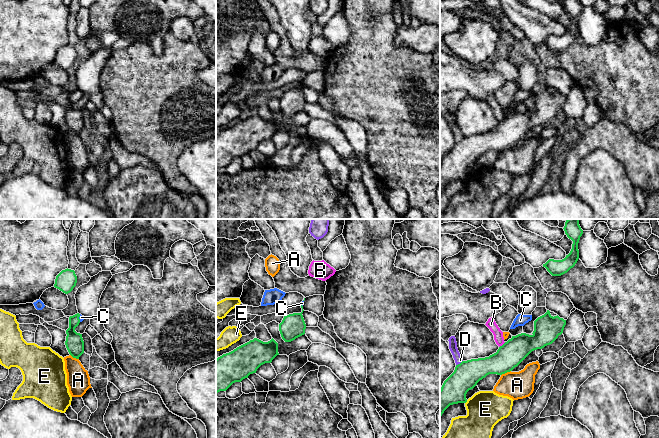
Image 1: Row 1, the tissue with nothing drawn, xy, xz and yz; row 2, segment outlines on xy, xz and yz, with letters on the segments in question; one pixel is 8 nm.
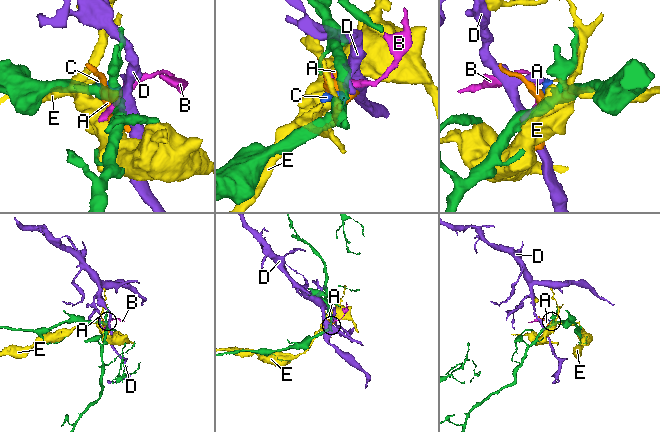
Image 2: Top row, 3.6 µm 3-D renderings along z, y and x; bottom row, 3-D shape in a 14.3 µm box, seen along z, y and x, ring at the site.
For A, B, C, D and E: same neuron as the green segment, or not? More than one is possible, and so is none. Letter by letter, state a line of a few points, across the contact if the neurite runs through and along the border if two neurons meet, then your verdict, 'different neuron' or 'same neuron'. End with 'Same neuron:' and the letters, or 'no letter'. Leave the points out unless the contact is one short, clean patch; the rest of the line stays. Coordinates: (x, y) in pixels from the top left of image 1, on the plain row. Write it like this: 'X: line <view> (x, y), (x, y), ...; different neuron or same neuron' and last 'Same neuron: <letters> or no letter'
A: different neuron
B: line yz (505, 118), (499, 123); different neuron
C: line xy (74, 118), (72, 100), (78, 94), (81, 93); same neuron
D: line yz (462, 136), (456, 141); different neuron
E: different neuron
Same neuron: C

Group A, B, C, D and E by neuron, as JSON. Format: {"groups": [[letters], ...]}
{"groups": [["A"], ["B"], ["C"], ["D"], ["E"]]}

